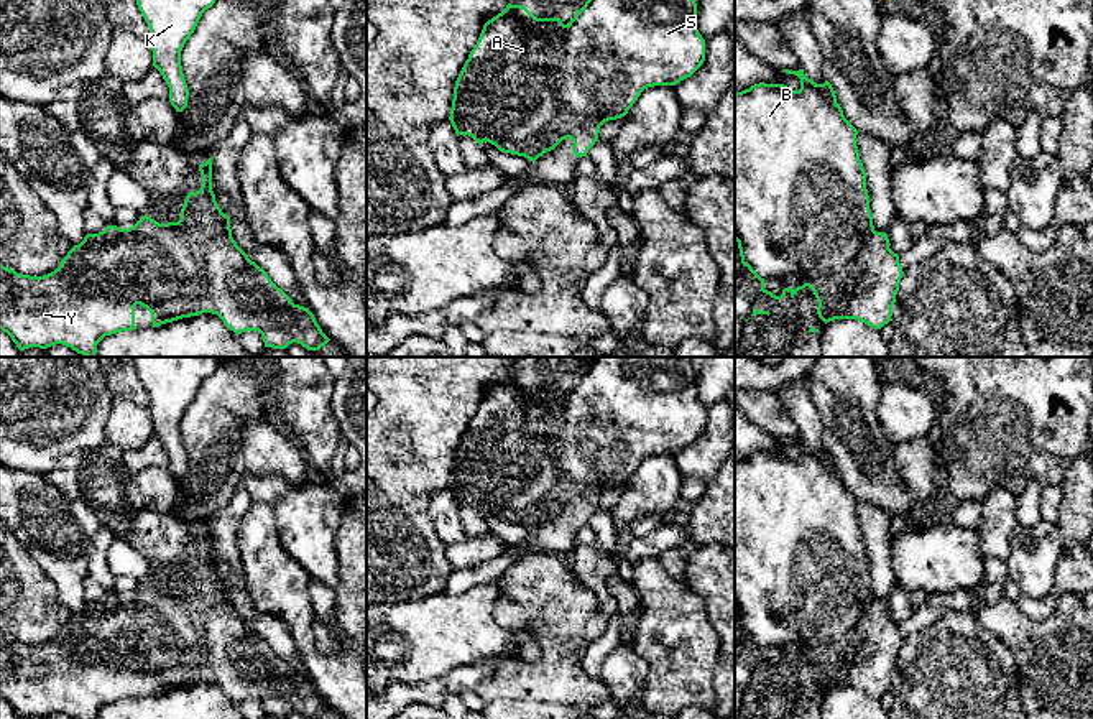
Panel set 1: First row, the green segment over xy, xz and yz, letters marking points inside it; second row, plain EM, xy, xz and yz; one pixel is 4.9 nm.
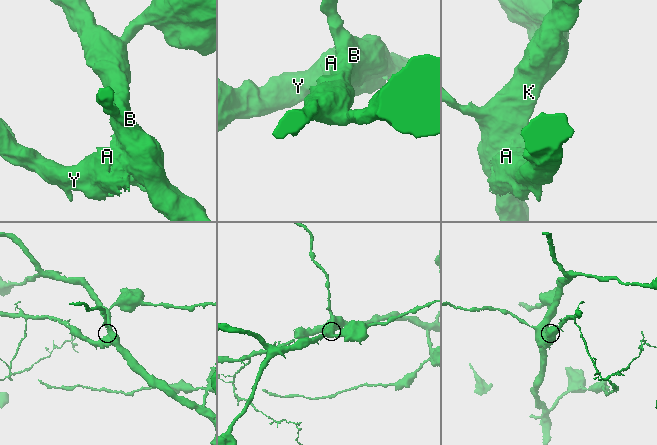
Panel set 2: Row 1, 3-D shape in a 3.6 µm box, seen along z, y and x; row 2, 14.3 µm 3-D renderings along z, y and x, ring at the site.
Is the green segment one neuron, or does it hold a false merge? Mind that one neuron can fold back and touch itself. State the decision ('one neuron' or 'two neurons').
two neurons

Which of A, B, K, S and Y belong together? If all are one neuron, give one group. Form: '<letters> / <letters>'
A Y / B K S

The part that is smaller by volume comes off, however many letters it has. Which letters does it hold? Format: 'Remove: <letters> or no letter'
Remove: A, Y

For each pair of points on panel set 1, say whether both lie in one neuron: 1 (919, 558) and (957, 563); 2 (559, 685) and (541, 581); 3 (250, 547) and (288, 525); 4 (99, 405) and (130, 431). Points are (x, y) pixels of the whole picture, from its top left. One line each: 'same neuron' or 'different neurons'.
1: same neuron
2: same neuron
3: different neurons
4: different neurons

